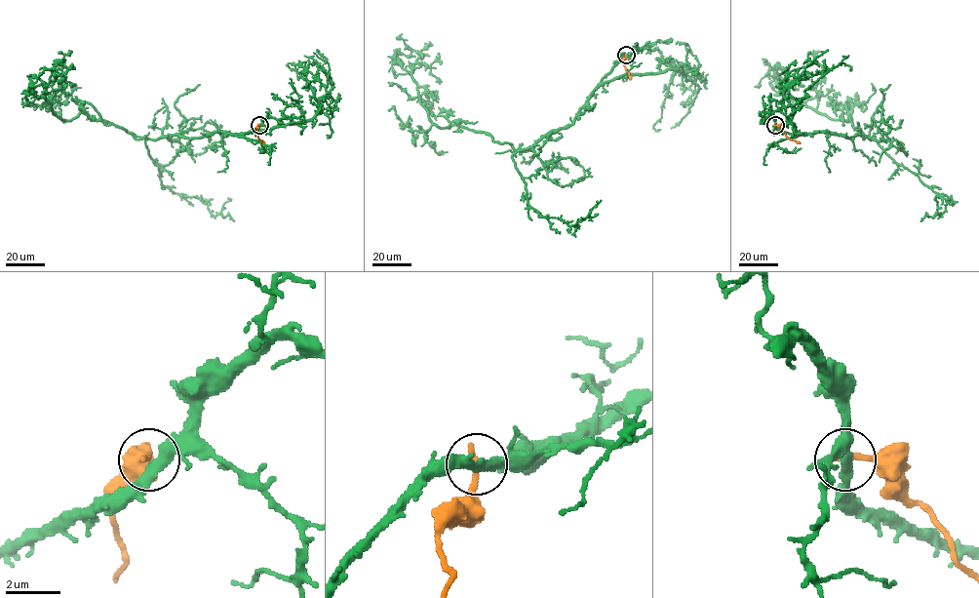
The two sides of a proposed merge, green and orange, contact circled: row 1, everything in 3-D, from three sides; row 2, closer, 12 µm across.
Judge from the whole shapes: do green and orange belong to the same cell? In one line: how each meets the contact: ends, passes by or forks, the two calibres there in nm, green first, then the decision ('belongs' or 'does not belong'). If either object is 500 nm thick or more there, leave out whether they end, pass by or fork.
green passes by | orange ends | 400/280 nm | does not belong

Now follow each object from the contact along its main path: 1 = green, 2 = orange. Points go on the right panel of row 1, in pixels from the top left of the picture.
1: (775, 126), (871, 139), (846, 102), (848, 118), (832, 119), (796, 99), (776, 67), (761, 85)
2: (775, 125), (787, 138), (800, 143)

